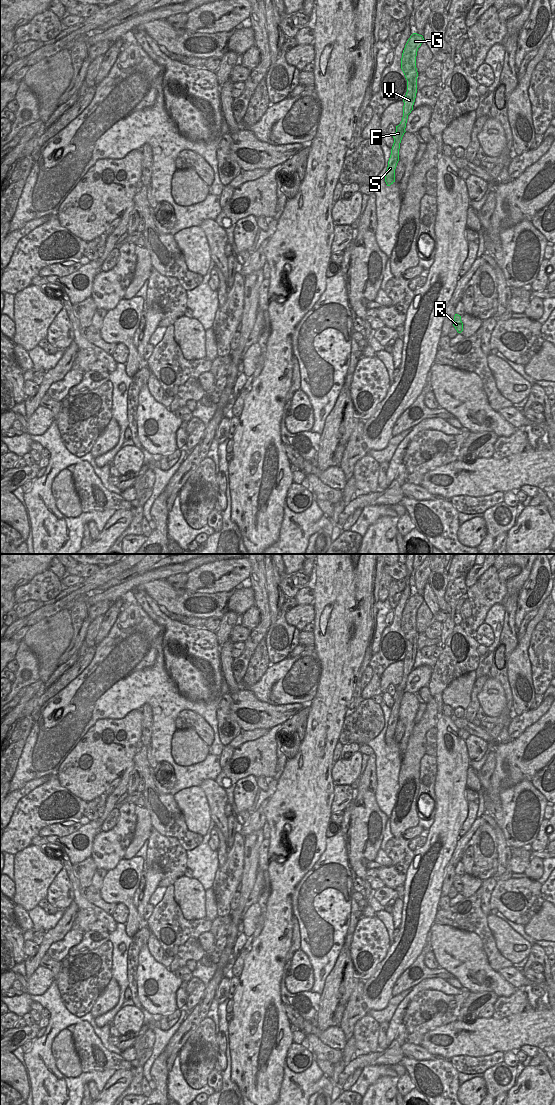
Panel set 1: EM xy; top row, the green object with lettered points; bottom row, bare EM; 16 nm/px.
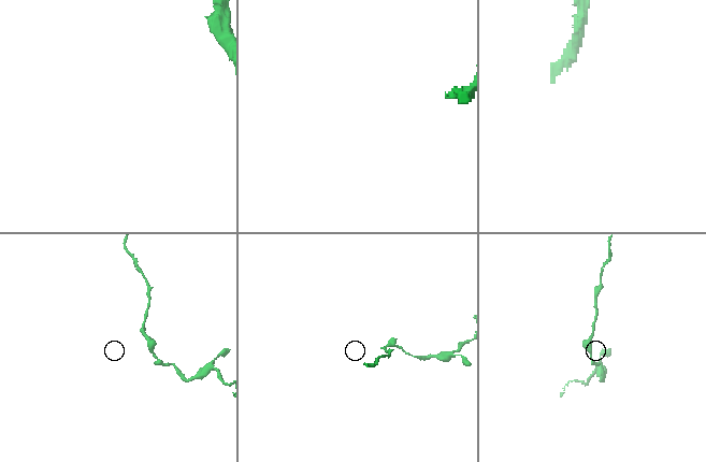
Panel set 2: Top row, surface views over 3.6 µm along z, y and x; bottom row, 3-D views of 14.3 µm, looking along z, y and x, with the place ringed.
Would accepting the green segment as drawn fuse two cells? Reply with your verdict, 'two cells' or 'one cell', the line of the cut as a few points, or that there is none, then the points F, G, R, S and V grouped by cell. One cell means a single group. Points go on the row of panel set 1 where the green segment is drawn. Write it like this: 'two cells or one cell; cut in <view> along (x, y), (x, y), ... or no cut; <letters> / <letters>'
one cell; no cut; F G R S V

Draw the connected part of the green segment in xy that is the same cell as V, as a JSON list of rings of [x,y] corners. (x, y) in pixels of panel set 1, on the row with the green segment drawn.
[[[413,33],[408,39],[401,58],[401,69],[407,80],[407,92],[403,99],[403,117],[402,121],[396,126],[396,132],[393,136],[394,143],[391,149],[391,155],[388,161],[388,167],[385,174],[385,182],[390,186],[395,182],[395,169],[399,161],[399,149],[402,137],[404,135],[408,115],[413,110],[413,105],[417,93],[417,77],[418,72],[416,68],[416,56],[418,48],[424,42],[422,35]]]

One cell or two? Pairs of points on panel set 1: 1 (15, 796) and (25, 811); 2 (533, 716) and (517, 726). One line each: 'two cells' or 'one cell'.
1: two cells
2: one cell

